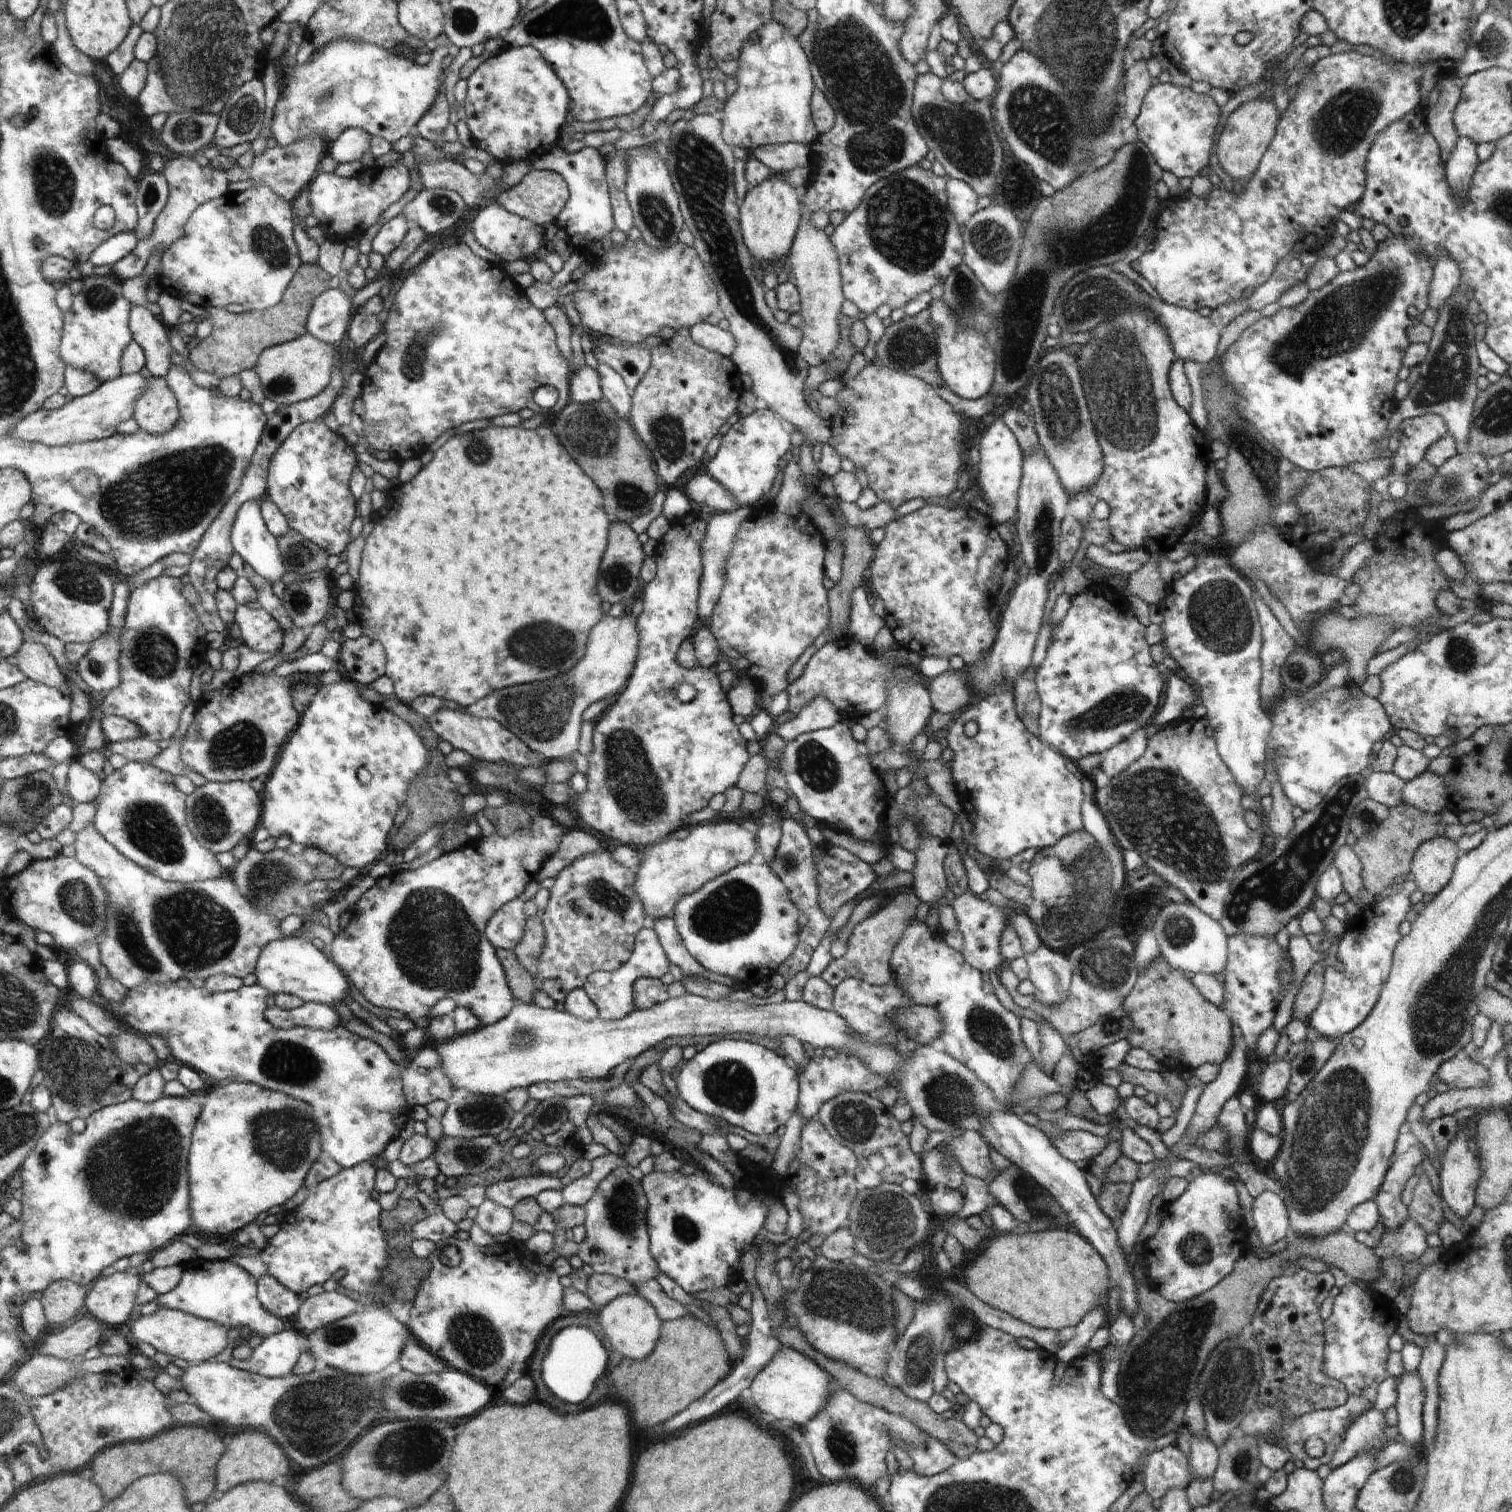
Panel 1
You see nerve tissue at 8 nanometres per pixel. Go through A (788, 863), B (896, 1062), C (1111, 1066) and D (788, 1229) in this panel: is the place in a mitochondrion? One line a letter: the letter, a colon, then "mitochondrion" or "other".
A: mitochondrion
B: other
C: other
D: other

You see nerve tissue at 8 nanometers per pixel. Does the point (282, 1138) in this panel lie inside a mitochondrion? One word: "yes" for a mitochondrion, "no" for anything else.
yes

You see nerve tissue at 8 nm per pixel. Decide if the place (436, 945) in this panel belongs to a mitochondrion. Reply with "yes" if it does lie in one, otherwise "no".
yes

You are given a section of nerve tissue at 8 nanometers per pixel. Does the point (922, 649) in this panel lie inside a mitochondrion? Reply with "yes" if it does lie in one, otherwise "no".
no

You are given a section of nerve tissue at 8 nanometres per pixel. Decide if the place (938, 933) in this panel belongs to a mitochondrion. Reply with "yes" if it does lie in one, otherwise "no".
no

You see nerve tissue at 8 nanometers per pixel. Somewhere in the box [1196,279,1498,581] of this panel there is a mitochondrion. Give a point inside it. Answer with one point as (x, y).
(1448, 376)

